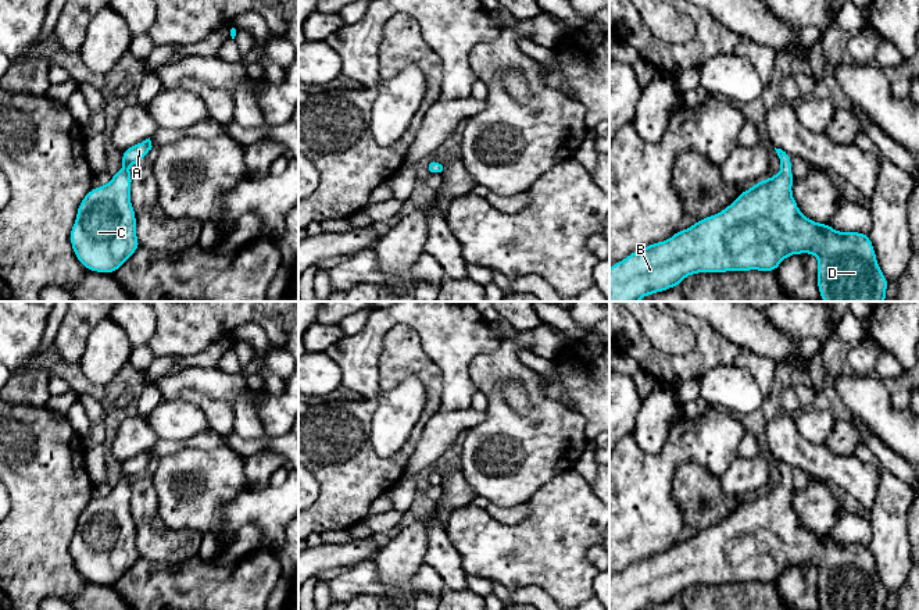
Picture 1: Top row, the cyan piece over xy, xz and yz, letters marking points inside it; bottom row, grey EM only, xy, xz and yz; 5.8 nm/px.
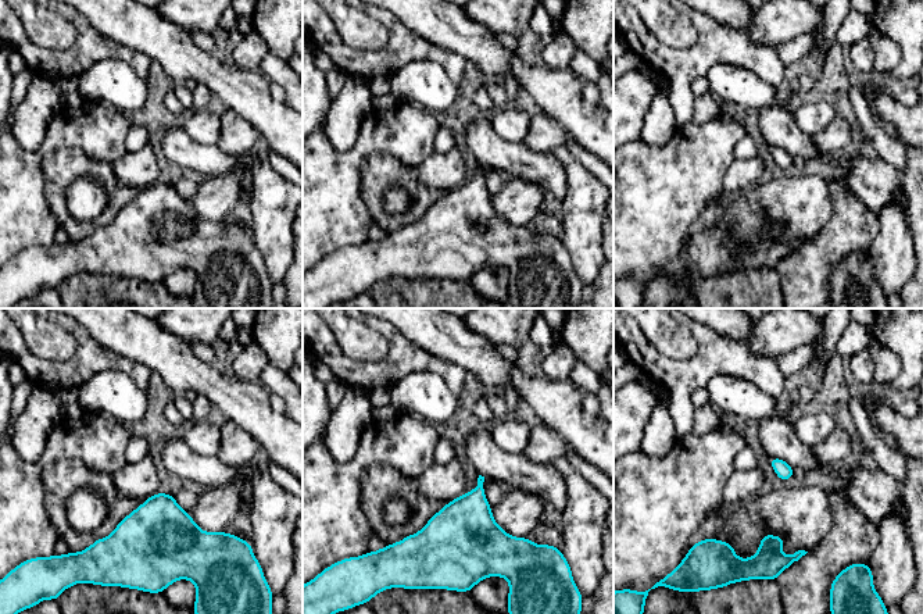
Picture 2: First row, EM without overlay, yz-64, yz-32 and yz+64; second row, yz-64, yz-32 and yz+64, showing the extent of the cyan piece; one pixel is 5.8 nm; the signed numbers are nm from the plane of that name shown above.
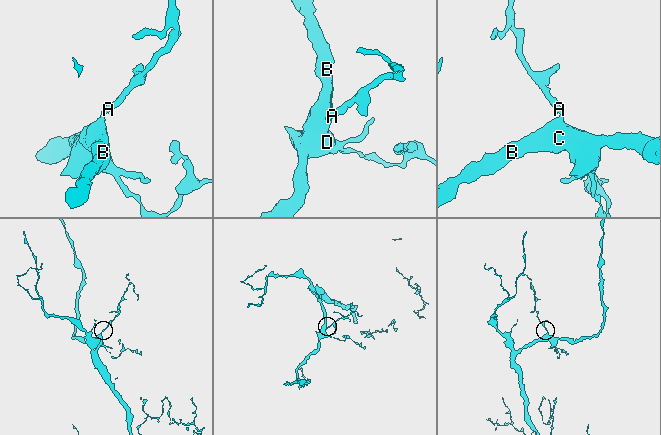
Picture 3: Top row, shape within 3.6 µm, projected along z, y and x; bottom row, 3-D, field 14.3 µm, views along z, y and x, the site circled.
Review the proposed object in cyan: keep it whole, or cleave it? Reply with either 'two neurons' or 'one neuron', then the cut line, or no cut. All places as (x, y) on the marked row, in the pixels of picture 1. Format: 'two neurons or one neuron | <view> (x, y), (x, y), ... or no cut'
one neuron | no cut

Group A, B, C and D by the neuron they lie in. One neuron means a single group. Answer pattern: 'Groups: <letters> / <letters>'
Groups: A B C D

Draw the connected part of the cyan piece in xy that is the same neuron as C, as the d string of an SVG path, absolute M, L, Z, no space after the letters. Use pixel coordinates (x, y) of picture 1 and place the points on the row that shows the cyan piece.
M149 138L124 150L124 168L81 201L69 240L76 258L89 271L112 274L140 247L128 167L143 160L151 147Z

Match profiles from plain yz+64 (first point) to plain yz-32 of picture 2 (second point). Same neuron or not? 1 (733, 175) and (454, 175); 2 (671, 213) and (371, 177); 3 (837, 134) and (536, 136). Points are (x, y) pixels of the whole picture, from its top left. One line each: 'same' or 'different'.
1: same
2: different
3: same

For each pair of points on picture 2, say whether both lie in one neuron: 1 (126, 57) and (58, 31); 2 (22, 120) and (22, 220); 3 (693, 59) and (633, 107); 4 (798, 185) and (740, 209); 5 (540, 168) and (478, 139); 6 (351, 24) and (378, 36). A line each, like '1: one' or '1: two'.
1: two
2: two
3: two
4: one
5: one
6: one

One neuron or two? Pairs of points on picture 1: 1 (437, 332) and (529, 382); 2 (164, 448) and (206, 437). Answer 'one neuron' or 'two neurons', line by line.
1: two neurons
2: one neuron

